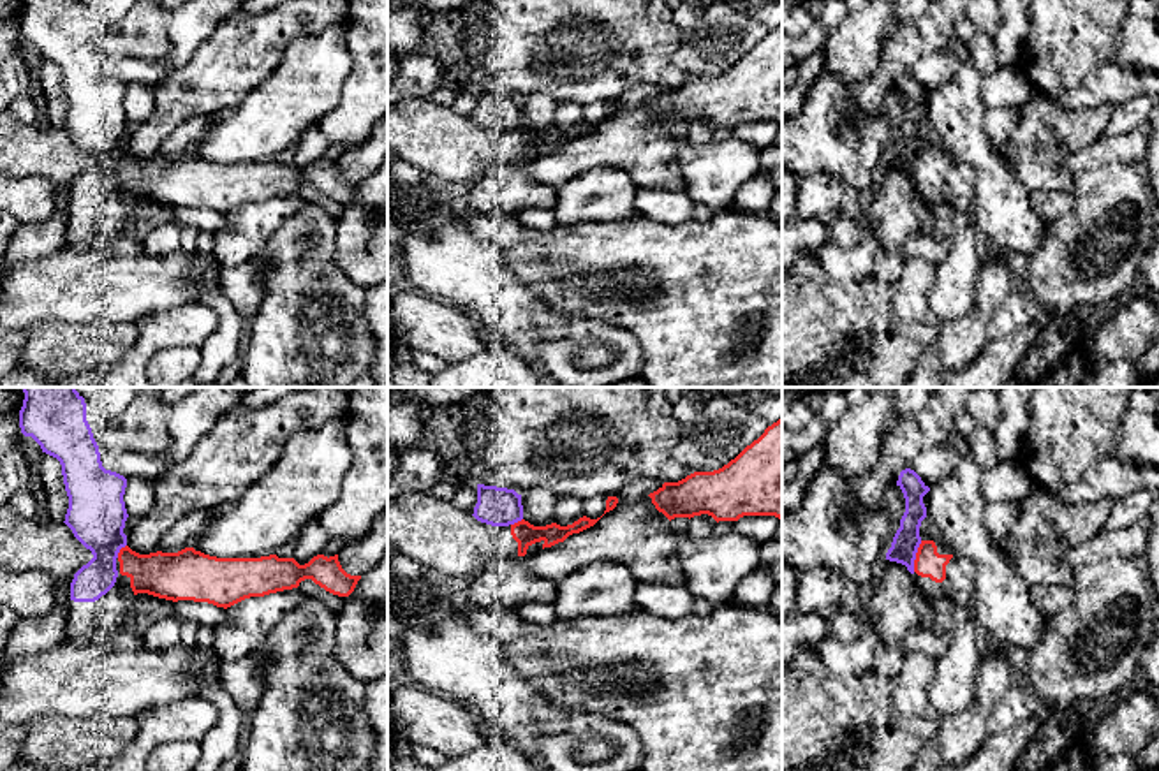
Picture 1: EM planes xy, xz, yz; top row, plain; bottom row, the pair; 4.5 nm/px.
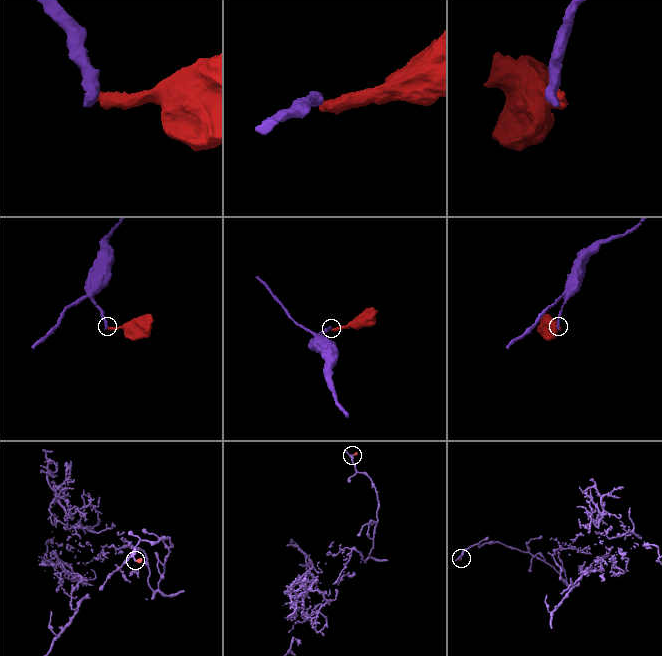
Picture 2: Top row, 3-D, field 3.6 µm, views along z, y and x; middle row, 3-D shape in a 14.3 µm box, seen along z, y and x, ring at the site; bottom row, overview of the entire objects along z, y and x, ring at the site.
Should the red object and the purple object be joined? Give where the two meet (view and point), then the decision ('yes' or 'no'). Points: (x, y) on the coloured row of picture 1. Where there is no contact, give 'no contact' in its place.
meets red in yz at (916, 557); no

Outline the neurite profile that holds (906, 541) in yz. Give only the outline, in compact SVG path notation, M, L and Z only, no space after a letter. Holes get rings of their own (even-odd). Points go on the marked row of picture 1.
M911 468L900 472L897 486L904 493L905 512L900 519L900 528L893 537L891 547L886 553L886 560L902 563L911 574L914 574L914 560L921 544L919 526L926 518L923 496L930 491L930 488Z

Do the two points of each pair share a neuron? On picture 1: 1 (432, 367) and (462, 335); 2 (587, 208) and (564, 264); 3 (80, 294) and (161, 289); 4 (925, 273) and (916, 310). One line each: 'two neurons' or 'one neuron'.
1: two neurons
2: two neurons
3: one neuron
4: one neuron

